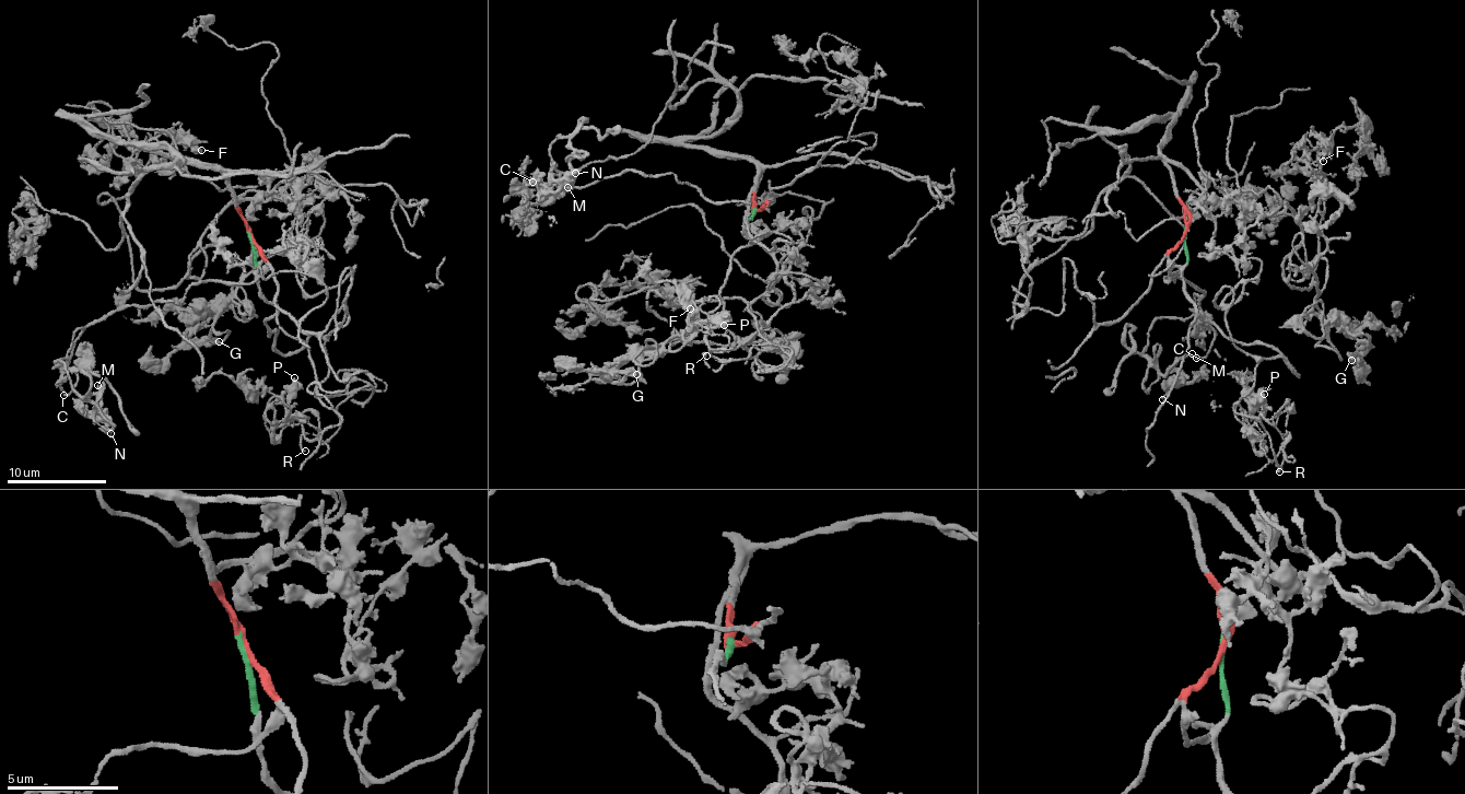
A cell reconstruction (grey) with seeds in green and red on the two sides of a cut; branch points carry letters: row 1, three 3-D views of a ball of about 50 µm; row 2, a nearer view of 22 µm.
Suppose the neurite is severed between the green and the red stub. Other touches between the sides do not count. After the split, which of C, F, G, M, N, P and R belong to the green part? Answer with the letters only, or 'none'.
P, R

